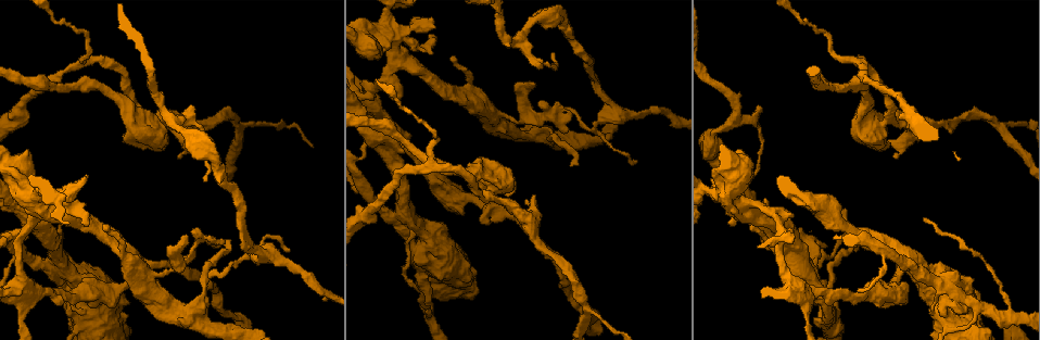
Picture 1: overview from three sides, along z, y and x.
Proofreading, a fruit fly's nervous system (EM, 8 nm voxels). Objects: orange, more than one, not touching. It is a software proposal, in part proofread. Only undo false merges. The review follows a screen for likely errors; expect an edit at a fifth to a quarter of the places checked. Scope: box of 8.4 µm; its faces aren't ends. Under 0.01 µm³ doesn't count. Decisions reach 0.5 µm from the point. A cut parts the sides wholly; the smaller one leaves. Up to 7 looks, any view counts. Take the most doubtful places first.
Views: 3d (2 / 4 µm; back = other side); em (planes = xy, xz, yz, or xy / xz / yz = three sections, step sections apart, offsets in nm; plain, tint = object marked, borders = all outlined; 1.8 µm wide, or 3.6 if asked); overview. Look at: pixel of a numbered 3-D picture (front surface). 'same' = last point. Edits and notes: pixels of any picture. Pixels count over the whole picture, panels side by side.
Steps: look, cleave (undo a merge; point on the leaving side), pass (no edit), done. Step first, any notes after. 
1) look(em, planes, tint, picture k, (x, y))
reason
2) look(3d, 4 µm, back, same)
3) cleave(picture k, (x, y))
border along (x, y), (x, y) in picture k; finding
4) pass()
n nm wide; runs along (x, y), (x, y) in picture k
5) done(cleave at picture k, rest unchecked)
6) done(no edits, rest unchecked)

look(em, planes, borders, picture 1, (388, 41))
thin arm on a thick one

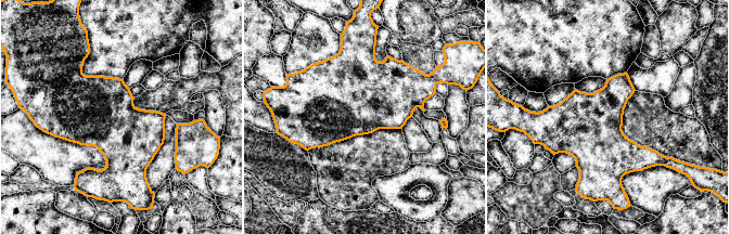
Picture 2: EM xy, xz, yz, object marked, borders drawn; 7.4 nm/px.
pass()
500 nm wide; one neuron here

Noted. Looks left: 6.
look(em, 3.6 µm, planes, tint, picture 1, (428, 266))
abrupt turn

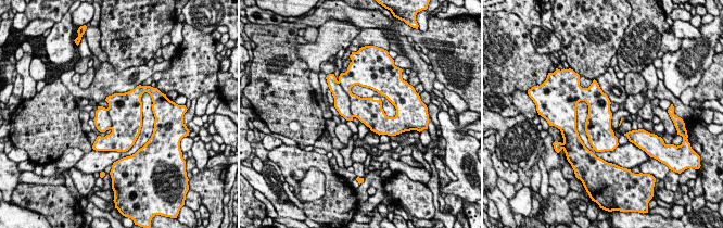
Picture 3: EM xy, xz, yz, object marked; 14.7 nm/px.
cleave(picture 3, (342, 103))
border along (339, 83), (354, 116) in picture 3; a second neuron is stuck on

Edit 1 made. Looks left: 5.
done(cleave at picture 3, rest unchecked)

